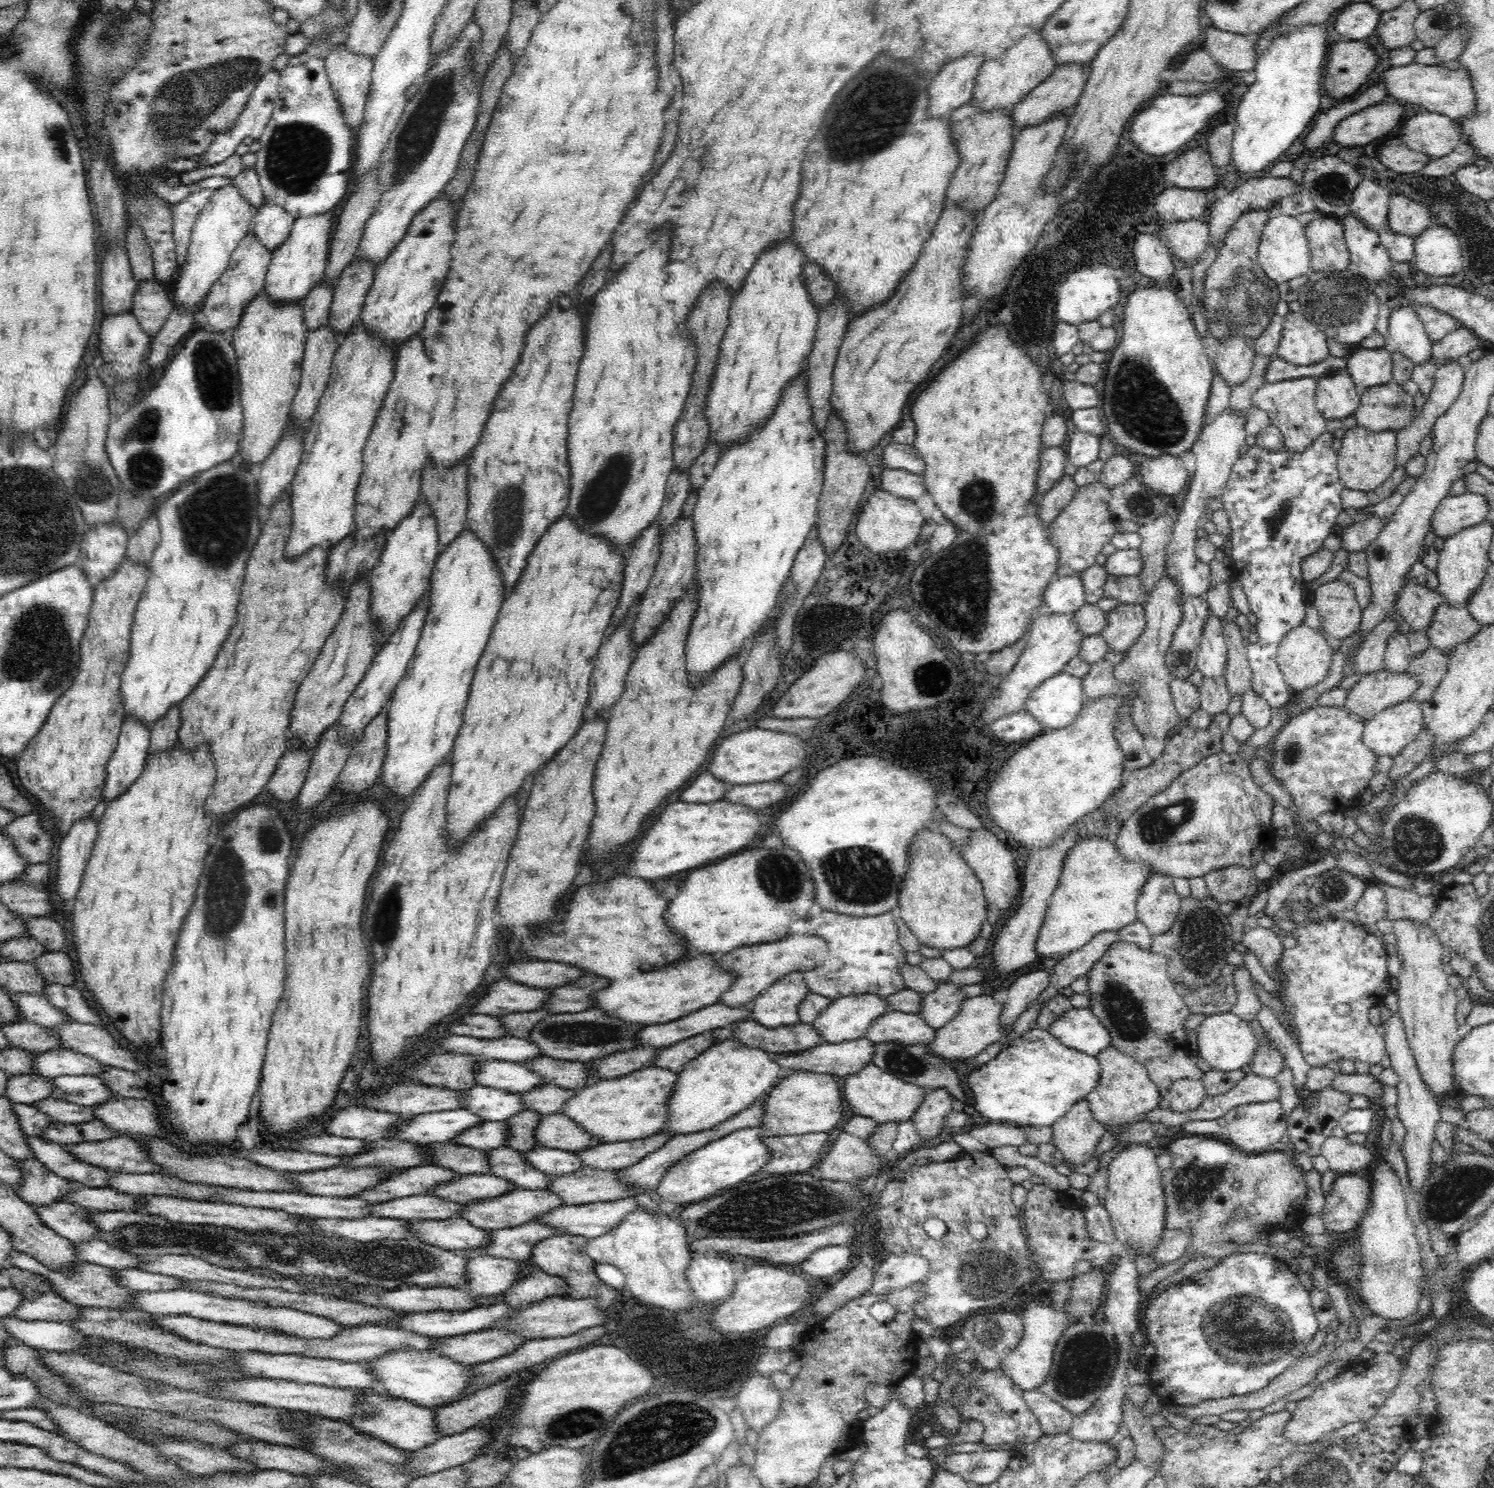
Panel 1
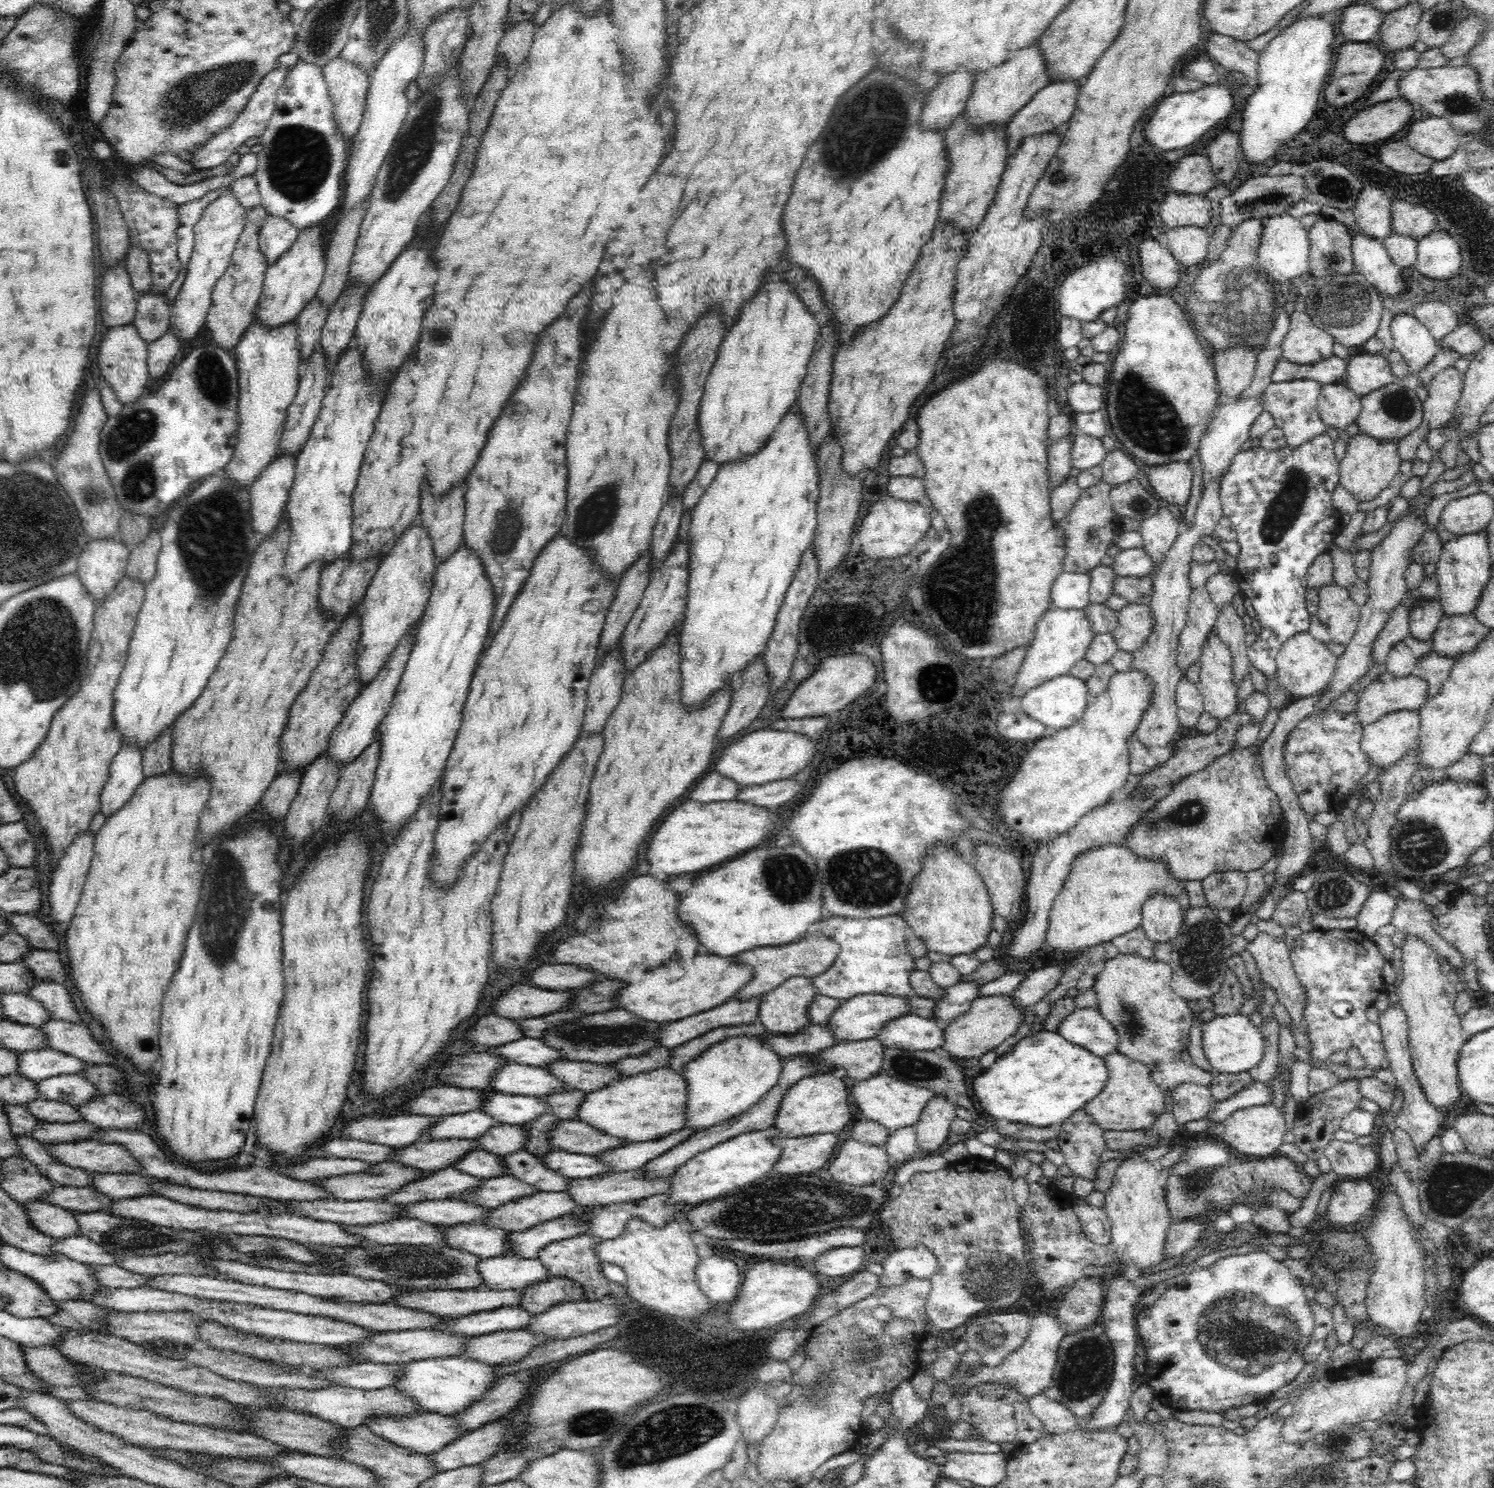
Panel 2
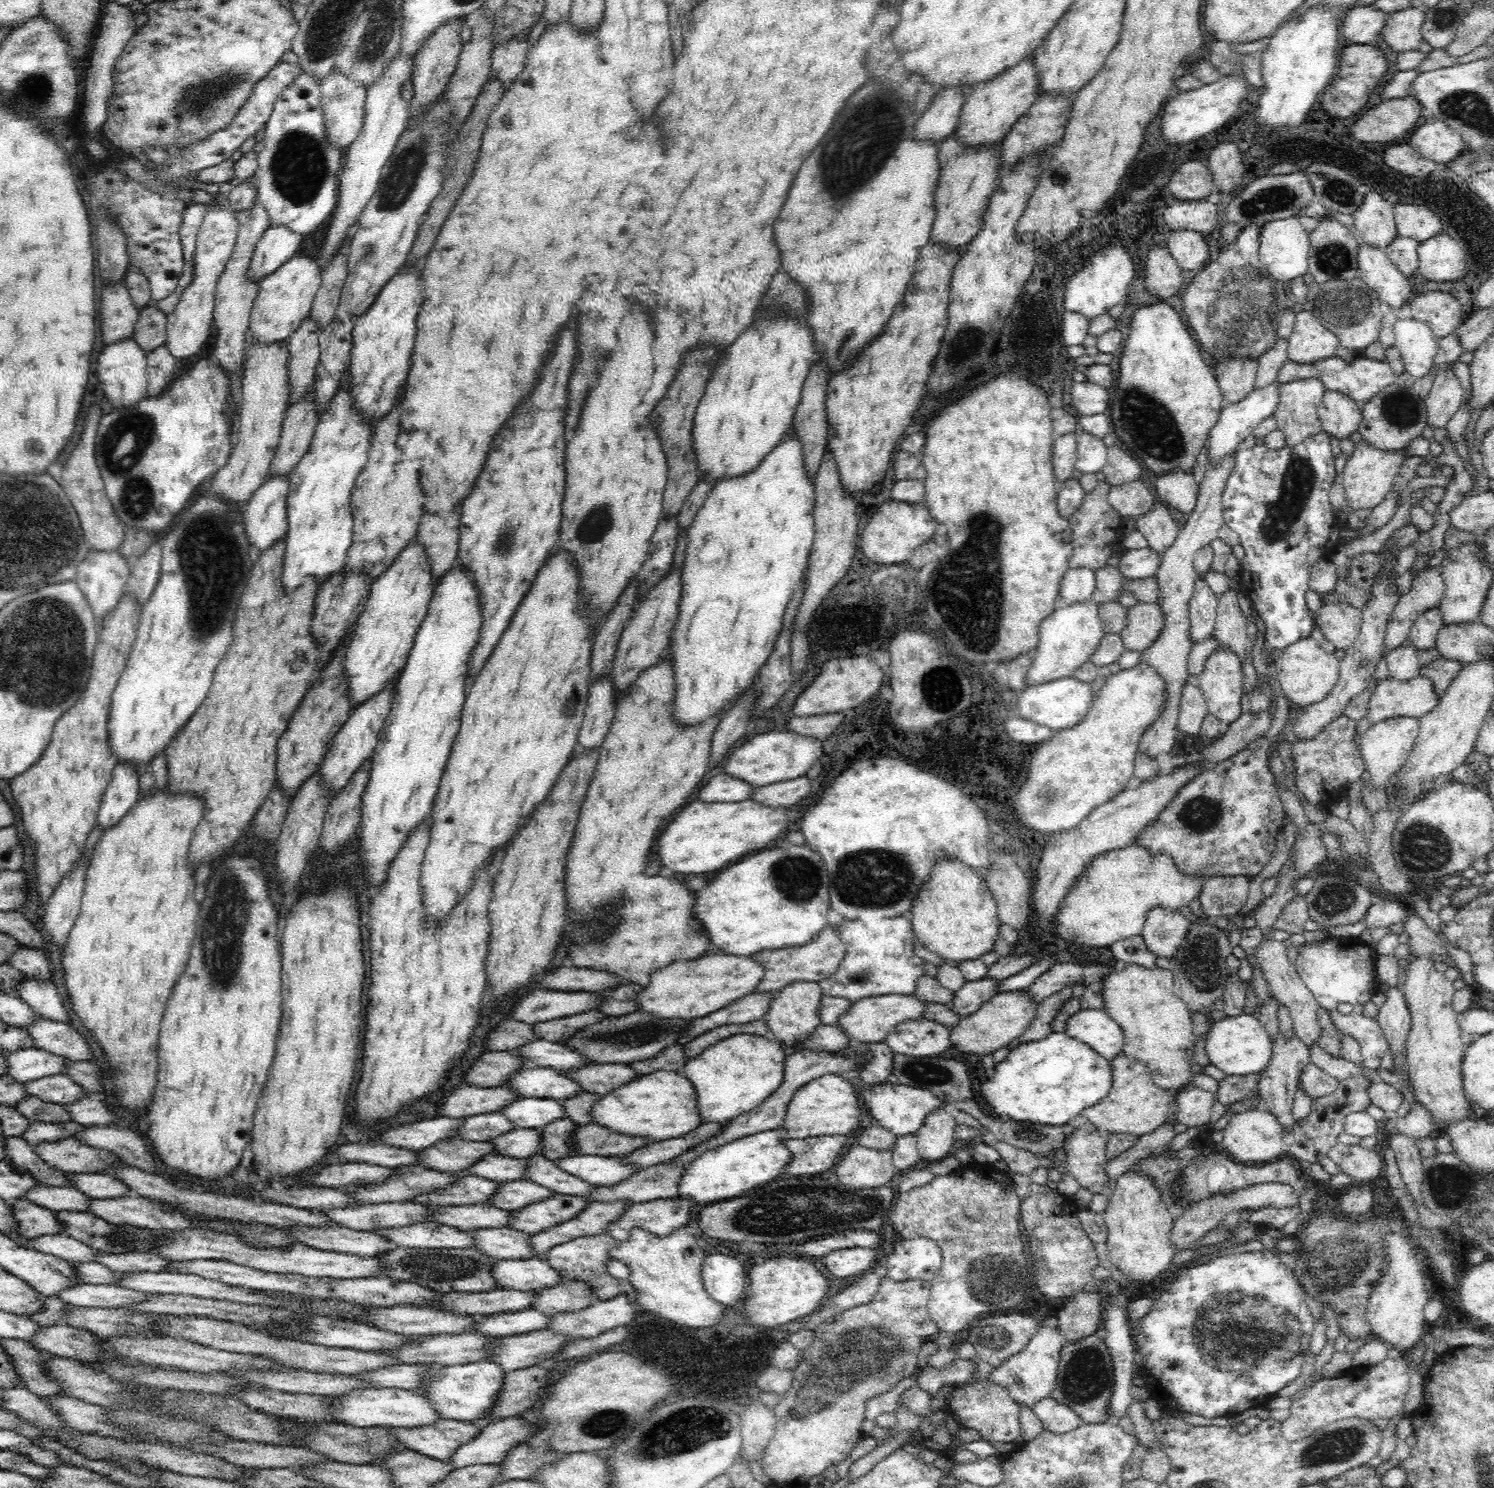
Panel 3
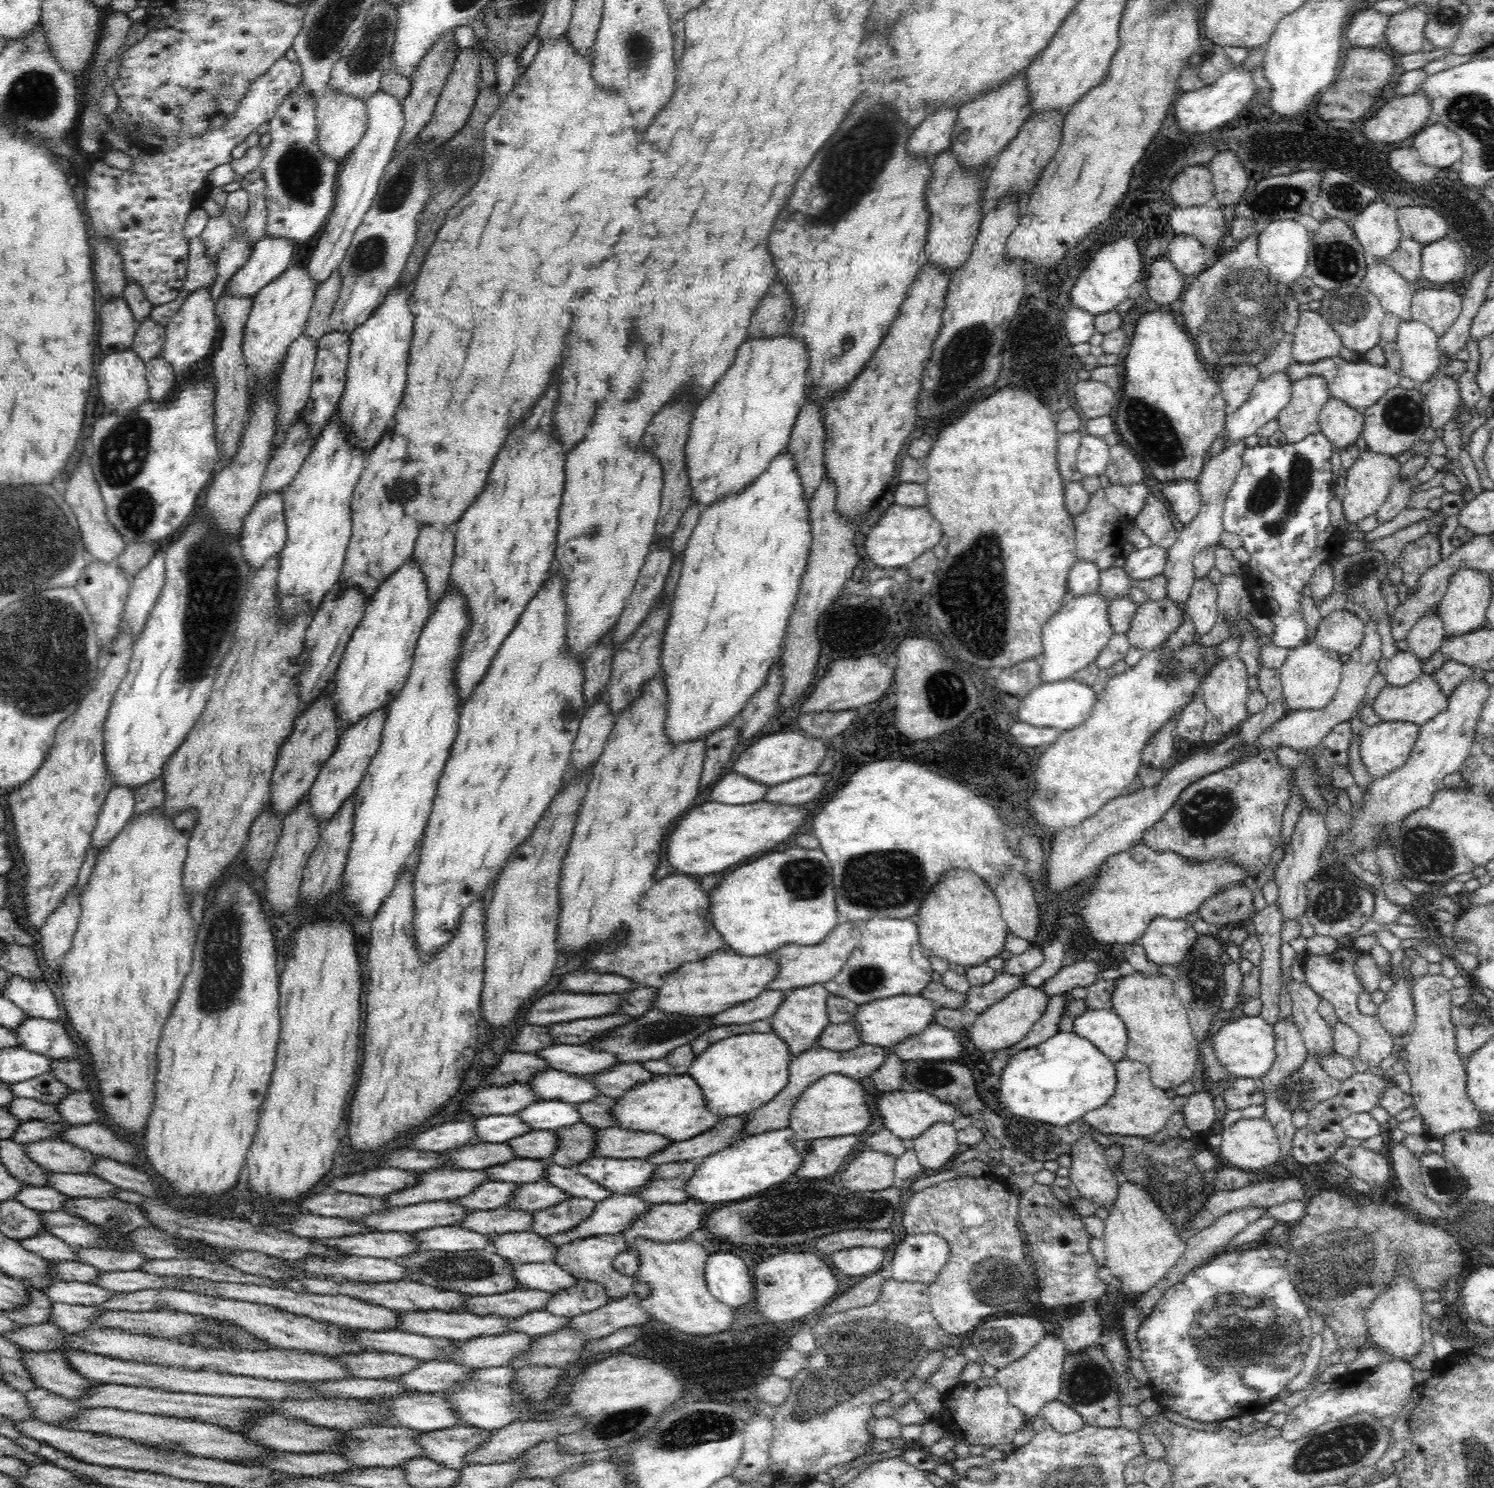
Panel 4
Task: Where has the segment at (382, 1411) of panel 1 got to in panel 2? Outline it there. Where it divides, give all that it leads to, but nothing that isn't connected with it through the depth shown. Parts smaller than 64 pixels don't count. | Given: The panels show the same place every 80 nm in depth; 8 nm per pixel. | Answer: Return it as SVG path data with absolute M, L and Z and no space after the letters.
M420 1411L409 1417L392 1417L392 1415L388 1415L384 1418L372 1418L368 1419L365 1425L382 1439L395 1443L401 1448L428 1456L440 1452L442 1448L450 1446L450 1442L466 1436L467 1433L459 1429L457 1422L451 1416L444 1416L432 1411Z

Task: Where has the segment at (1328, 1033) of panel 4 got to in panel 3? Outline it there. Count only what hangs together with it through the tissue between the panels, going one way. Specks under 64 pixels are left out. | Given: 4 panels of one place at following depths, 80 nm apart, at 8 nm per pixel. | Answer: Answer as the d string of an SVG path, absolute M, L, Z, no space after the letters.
M1263 937L1255 952L1256 963L1264 972L1264 979L1268 983L1269 994L1272 994L1281 1006L1285 1006L1290 1011L1296 1036L1310 1046L1322 1034L1319 1021L1316 1019L1316 1010L1318 1010L1319 1006L1312 991L1308 990L1308 987L1299 978L1295 966L1288 959L1286 949L1283 942Z

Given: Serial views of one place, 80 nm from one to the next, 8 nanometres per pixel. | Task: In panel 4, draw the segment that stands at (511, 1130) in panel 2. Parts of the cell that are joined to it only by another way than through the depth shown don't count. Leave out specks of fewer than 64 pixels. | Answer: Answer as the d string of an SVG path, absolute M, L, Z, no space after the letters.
M530 1129L526 1134L505 1142L520 1158L548 1160L558 1146L558 1137L551 1130Z

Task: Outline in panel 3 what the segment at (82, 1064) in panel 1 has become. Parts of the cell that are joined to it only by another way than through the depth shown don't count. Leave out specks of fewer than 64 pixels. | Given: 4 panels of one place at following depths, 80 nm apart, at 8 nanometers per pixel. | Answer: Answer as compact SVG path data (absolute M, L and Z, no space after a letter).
M36 1047L16 1050L16 1052L4 1051L4 1057L6 1057L6 1074L4 1075L21 1083L38 1080L44 1076L62 1074L70 1061Z

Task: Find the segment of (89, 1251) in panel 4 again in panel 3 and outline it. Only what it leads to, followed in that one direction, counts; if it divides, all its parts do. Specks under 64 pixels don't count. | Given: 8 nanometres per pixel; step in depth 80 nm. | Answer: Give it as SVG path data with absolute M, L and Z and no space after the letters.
M124 1252L124 1254L101 1253L96 1256L98 1263L119 1273L166 1272L171 1260L153 1252Z

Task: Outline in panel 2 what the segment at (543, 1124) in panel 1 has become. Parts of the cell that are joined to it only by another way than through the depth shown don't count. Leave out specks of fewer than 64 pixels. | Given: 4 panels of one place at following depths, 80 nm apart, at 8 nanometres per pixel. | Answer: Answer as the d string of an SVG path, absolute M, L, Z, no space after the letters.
M560 1119L549 1132L549 1141L560 1150L596 1156L629 1143L592 1128L578 1119Z

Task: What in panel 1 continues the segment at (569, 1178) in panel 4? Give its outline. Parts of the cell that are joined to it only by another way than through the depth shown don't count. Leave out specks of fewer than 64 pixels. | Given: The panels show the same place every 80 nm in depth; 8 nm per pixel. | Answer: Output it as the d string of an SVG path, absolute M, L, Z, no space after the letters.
M510 1147L485 1150L489 1173L523 1189L547 1190L547 1182L551 1181L551 1175L532 1168L521 1154L521 1151Z

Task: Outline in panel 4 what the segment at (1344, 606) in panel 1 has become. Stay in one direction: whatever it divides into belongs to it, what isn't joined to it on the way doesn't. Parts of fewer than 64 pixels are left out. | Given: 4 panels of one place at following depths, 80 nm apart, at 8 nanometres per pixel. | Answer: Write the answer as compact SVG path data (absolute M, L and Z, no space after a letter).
M1334 609L1326 618L1321 618L1314 640L1326 651L1350 654L1361 645L1365 629L1354 612Z

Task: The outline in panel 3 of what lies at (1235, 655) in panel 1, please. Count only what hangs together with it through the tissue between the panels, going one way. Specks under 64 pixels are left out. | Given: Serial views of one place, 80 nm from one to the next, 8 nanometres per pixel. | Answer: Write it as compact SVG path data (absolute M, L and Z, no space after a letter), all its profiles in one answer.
M1228 590L1222 596L1218 596L1217 620L1213 636L1221 644L1238 655L1241 664L1246 661L1246 644L1249 642L1247 618L1243 616L1238 606L1238 590Z

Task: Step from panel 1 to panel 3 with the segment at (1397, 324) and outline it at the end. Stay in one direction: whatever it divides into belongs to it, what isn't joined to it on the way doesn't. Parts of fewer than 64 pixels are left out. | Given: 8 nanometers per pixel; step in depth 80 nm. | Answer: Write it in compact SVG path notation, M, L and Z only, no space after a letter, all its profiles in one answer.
M1398 319L1393 329L1396 336L1394 347L1401 353L1405 372L1417 380L1426 376L1438 350L1438 339L1424 322L1411 319Z

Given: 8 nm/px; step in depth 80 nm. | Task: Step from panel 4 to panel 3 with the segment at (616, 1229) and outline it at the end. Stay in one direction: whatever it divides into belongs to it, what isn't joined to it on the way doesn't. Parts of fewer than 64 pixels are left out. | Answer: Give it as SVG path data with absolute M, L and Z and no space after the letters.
M614 1200L614 1202L592 1202L566 1222L551 1226L538 1234L529 1235L528 1244L535 1256L543 1254L553 1246L570 1242L575 1238L602 1234L634 1202Z

